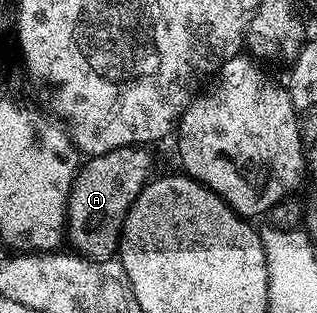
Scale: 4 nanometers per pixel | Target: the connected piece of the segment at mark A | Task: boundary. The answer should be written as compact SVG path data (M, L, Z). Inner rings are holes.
M132 145L118 147L104 155L92 155L87 164L78 168L75 181L71 185L71 196L67 198L67 221L65 239L72 243L74 250L85 259L114 259L119 250L119 236L123 233L123 222L133 205L133 201L149 182L151 155L146 146Z

